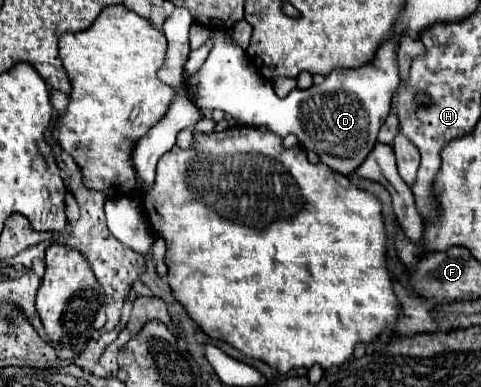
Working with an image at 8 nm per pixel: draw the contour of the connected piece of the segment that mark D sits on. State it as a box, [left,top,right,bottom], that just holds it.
[189,31,399,175]

